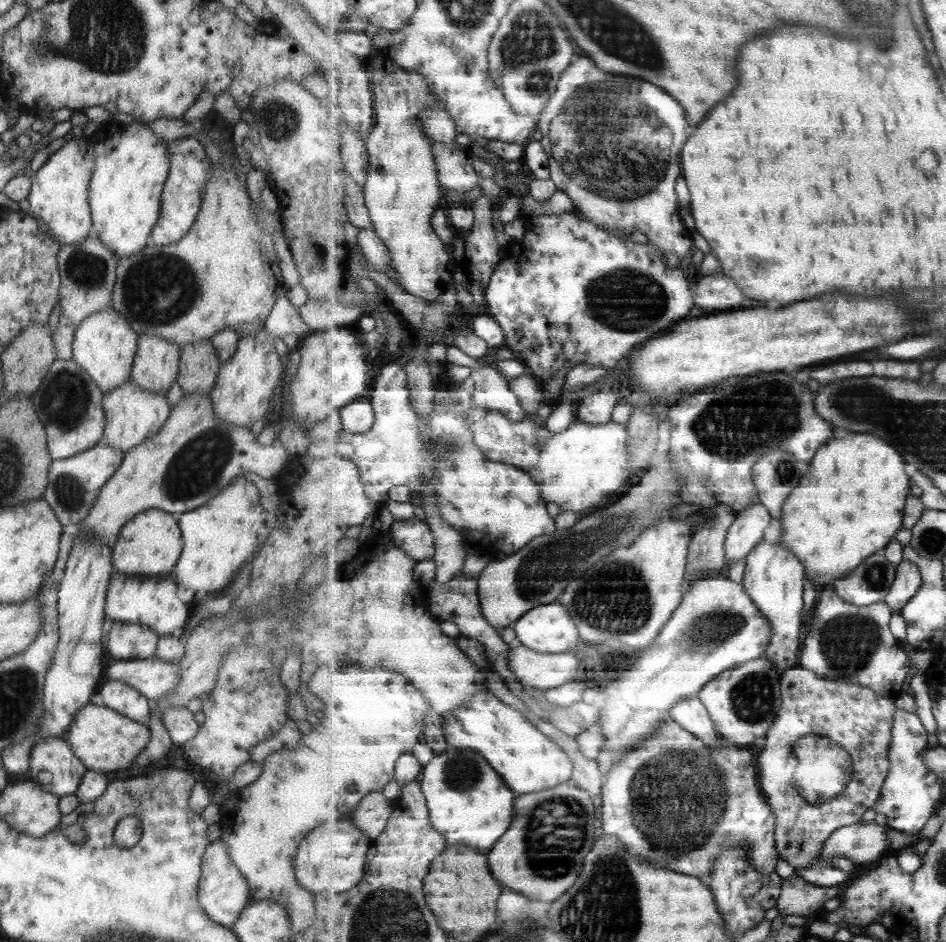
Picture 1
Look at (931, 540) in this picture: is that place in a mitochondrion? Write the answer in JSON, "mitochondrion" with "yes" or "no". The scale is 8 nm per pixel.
{"mitochondrion":"yes"}

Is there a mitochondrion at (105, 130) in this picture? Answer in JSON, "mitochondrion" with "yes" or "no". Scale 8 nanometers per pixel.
{"mitochondrion":"no"}

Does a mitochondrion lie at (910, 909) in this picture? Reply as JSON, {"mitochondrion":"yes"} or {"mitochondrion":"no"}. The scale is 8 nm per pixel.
{"mitochondrion":"no"}

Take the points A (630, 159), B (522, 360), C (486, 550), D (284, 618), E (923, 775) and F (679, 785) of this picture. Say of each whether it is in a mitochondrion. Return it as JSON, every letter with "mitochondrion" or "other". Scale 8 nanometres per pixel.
{"A":"mitochondrion","B":"other","C":"other","D":"mitochondrion","E":"other","F":"mitochondrion"}

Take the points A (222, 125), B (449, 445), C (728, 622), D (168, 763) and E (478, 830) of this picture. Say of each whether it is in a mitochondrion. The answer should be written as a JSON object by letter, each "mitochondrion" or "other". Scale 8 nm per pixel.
{"A":"other","B":"mitochondrion","C":"mitochondrion","D":"other","E":"other"}

